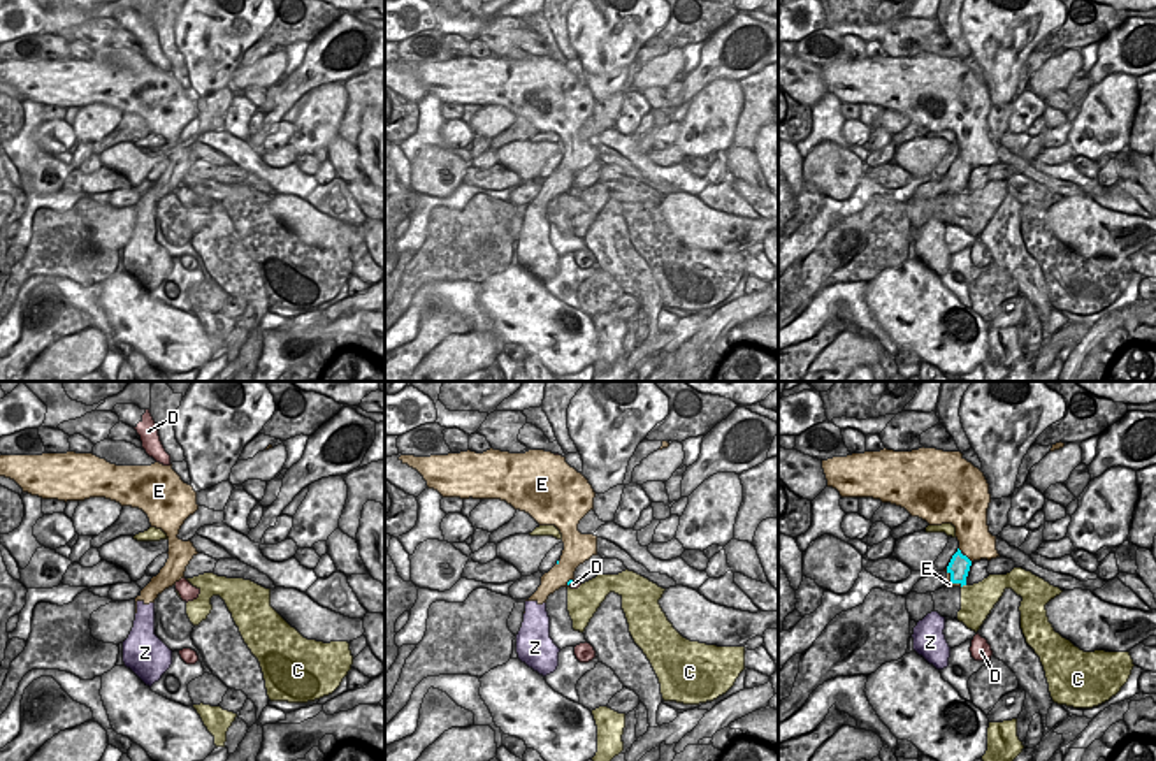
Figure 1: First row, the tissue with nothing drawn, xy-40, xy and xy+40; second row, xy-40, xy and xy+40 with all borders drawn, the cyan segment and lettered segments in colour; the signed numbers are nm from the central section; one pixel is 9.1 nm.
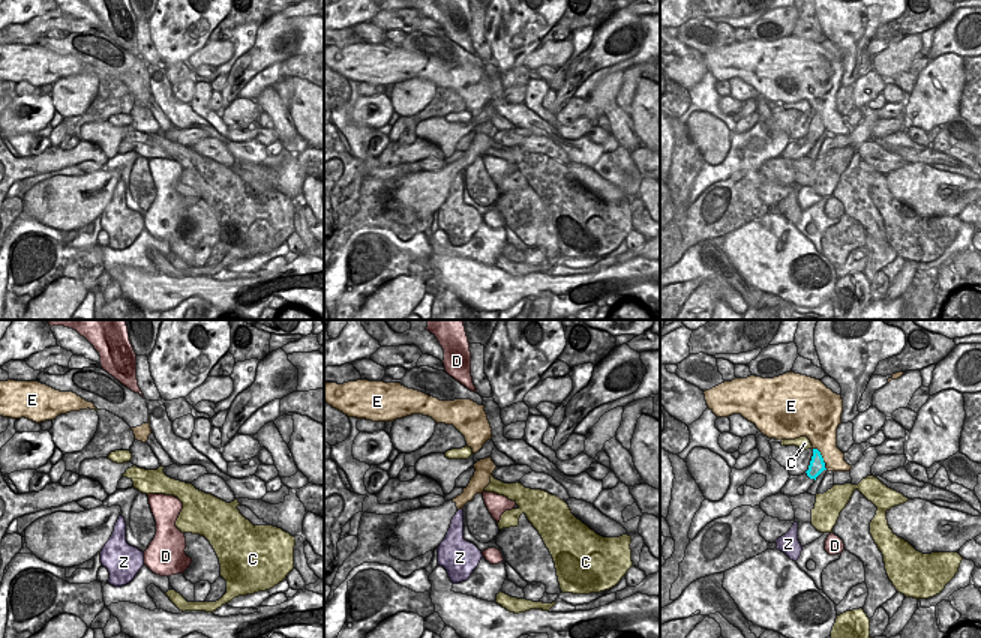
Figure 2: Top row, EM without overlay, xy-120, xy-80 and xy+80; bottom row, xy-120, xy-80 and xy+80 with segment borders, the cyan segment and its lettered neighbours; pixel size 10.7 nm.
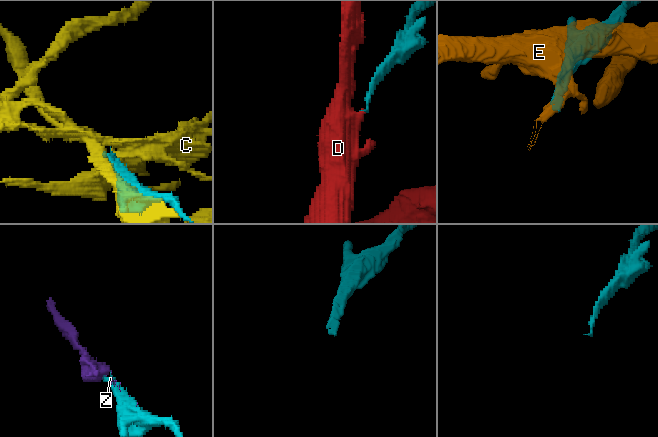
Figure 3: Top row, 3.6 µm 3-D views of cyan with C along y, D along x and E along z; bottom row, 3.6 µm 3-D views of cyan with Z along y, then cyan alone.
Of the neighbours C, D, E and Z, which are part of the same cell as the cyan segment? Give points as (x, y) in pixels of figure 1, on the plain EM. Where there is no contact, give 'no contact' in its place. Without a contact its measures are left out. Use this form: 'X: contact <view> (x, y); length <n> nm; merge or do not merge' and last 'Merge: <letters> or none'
C: contact xy+40 (963, 190); length 60 nm; do not merge
D: contact xy (570, 188); length 70 nm; do not merge
E: contact xy+40 (967, 164); length 110 nm; do not merge
Z: contact xy+40 (961, 160); length 60 nm; merge
Merge: Z

